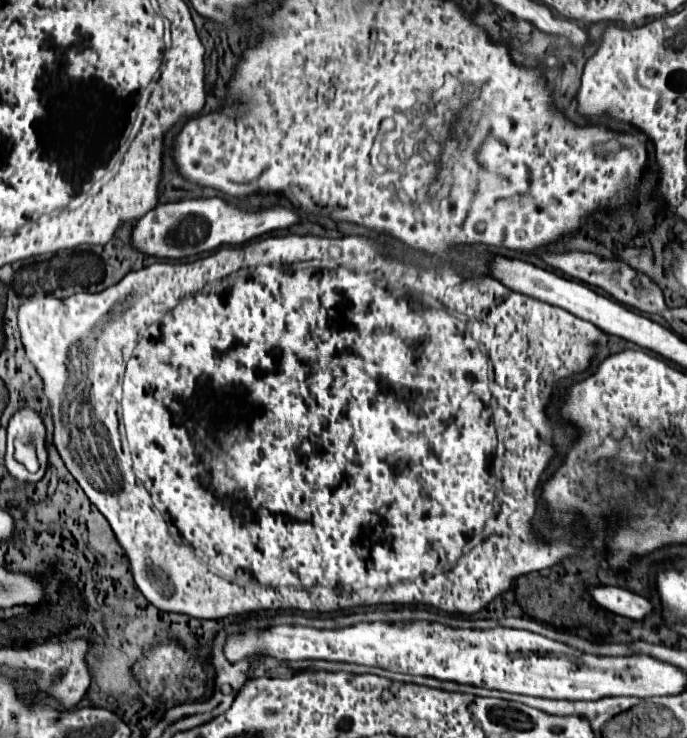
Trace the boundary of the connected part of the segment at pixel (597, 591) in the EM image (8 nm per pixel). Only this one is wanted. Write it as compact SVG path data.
M598 586L598 588L590 588L588 592L602 608L606 608L618 616L626 616L630 620L644 620L652 612L652 604L648 598L628 592L624 588Z

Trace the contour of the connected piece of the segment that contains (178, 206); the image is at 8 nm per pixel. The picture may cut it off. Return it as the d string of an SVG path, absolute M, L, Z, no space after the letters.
M220 198L182 200L172 204L158 204L148 214L144 214L132 228L130 244L134 250L146 256L180 260L216 250L220 246L238 246L266 232L288 228L296 222L298 216L290 208L282 208L282 206L274 206L262 212L244 212Z

